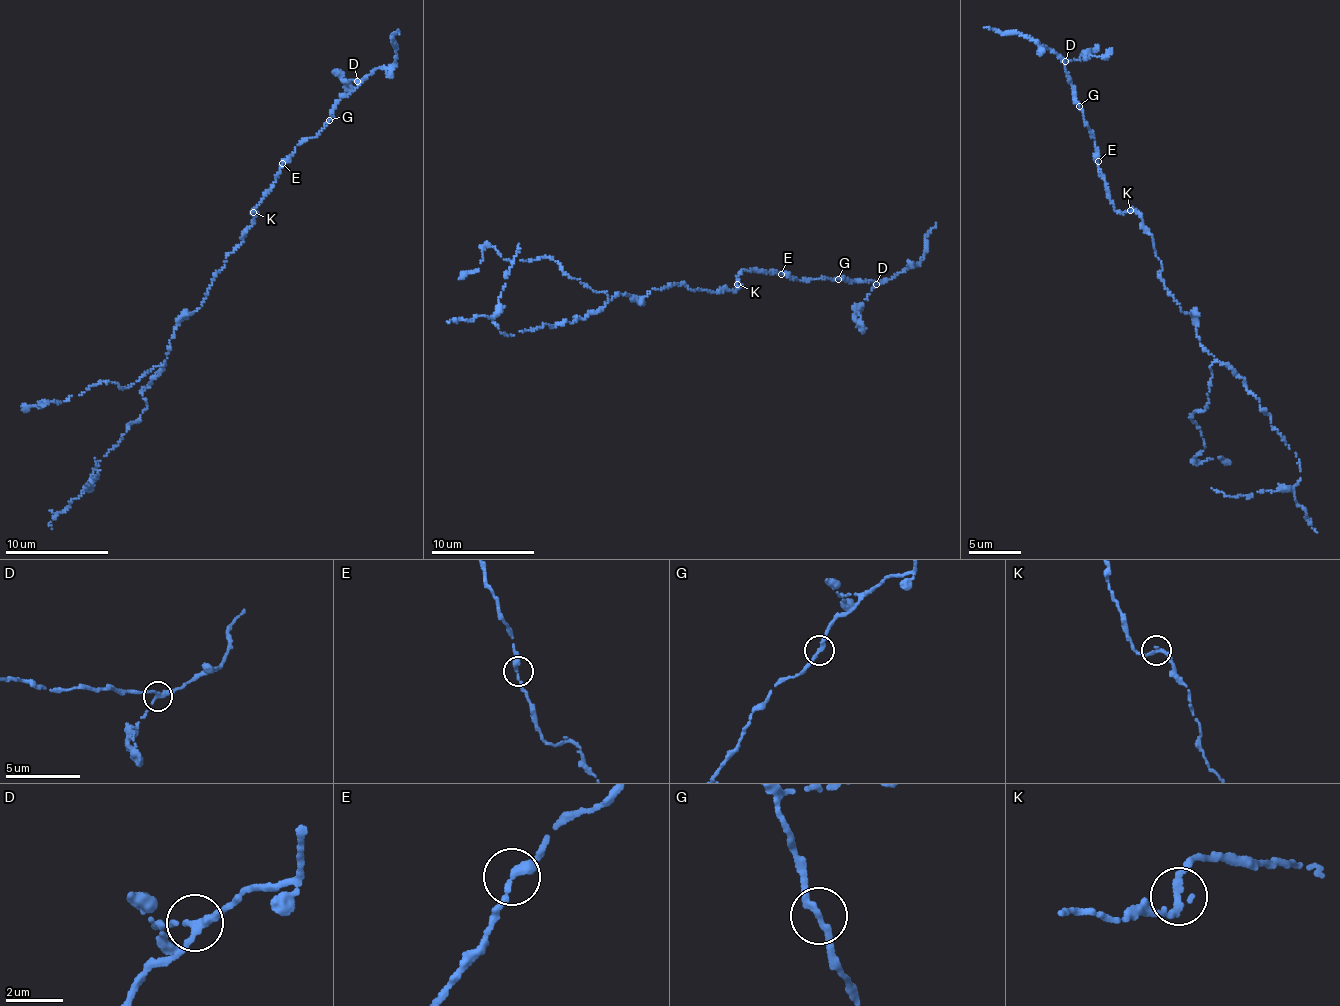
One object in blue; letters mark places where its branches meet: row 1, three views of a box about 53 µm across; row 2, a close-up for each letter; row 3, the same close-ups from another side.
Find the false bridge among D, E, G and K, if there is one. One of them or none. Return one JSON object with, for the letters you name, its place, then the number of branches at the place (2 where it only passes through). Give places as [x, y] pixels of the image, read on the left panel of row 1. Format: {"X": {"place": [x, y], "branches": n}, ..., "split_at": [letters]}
{"split_at": []}

